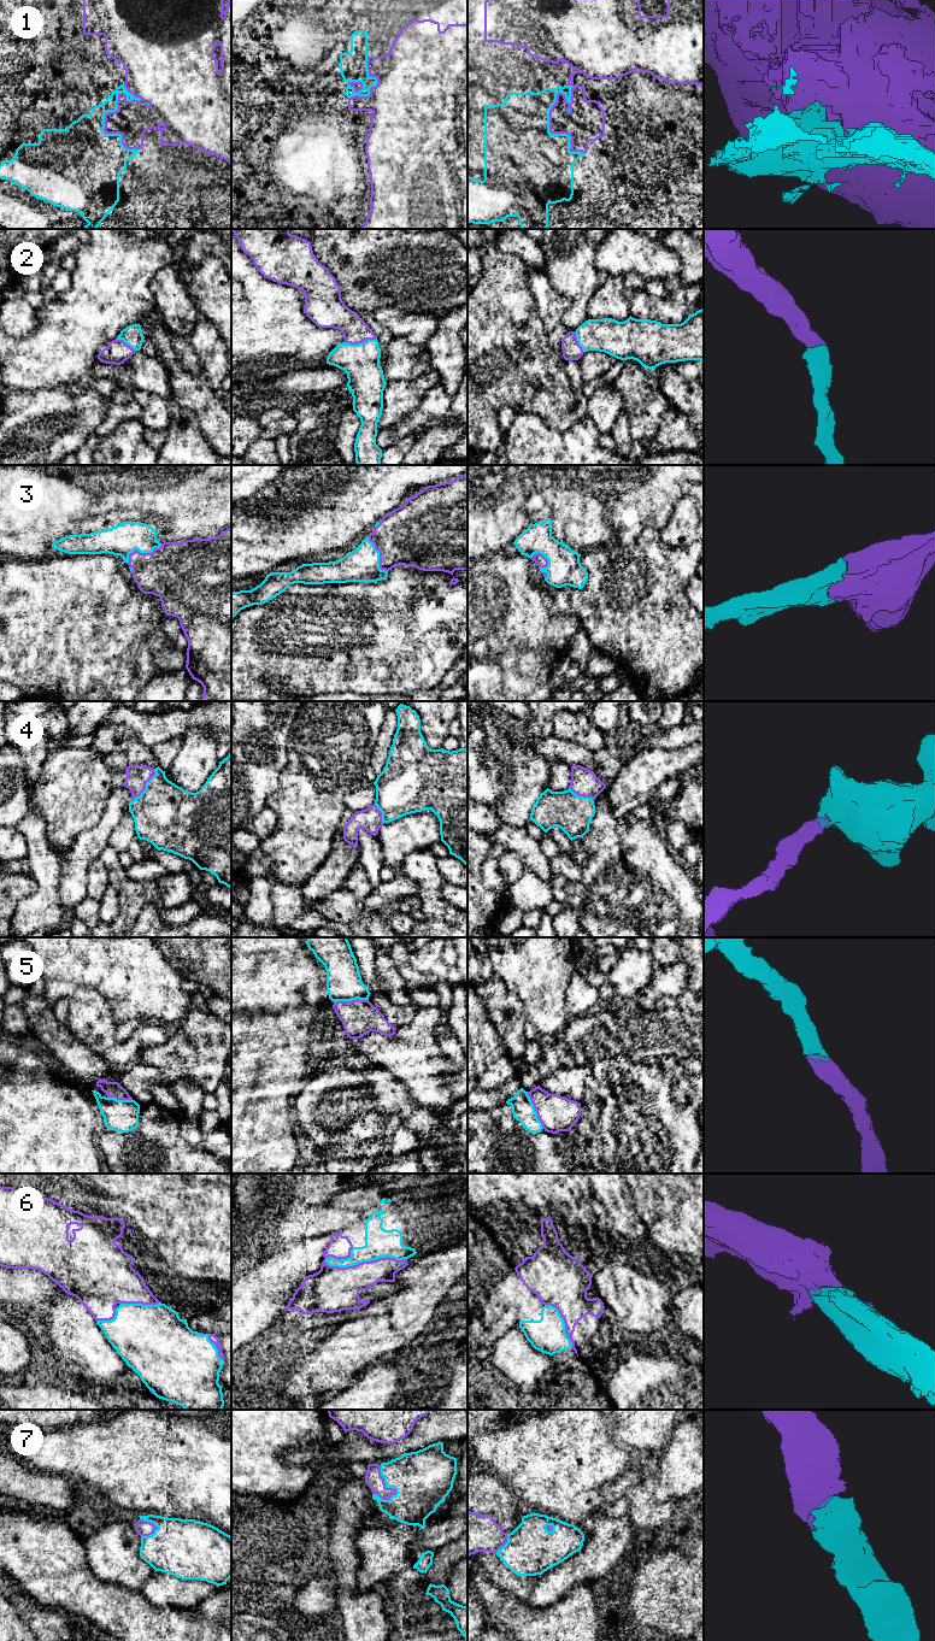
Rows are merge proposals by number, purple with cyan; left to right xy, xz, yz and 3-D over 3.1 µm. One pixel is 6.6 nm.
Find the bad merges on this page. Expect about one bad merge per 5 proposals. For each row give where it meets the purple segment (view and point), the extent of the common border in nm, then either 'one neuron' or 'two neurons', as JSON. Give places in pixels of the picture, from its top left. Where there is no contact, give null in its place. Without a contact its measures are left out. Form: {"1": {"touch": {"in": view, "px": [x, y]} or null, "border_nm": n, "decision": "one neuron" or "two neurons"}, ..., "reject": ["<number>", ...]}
{"1": {"touch": {"in": "xy", "px": [105, 115]}, "border_nm": 460, "decision": "two neurons"}, "2": {"touch": {"in": "xz", "px": [360, 342]}, "border_nm": 220, "decision": "one neuron"}, "3": {"touch": {"in": "xy", "px": [141, 553]}, "border_nm": 280, "decision": "one neuron"}, "4": {"touch": {"in": "xy", "px": [145, 786]}, "border_nm": 280, "decision": "one neuron"}, "5": {"touch": {"in": "yz", "px": [535, 1110]}, "border_nm": 280, "decision": "one neuron"}, "6": {"touch": {"in": "xz", "px": [365, 1262]}, "border_nm": 550, "decision": "one neuron"}, "7": {"touch": {"in": "xz", "px": [384, 1486]}, "border_nm": 240, "decision": "one neuron"}, "reject": ["1"]}

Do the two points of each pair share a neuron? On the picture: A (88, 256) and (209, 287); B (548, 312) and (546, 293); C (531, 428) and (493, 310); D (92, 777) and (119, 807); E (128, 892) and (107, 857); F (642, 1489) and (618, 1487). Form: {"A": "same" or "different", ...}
{"A": "different", "B": "same", "C": "different", "D": "different", "E": "same", "F": "different"}

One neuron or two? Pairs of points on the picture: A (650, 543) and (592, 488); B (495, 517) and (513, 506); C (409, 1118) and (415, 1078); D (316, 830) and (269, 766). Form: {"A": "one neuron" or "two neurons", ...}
{"A": "two neurons", "B": "one neuron", "C": "two neurons", "D": "two neurons"}

